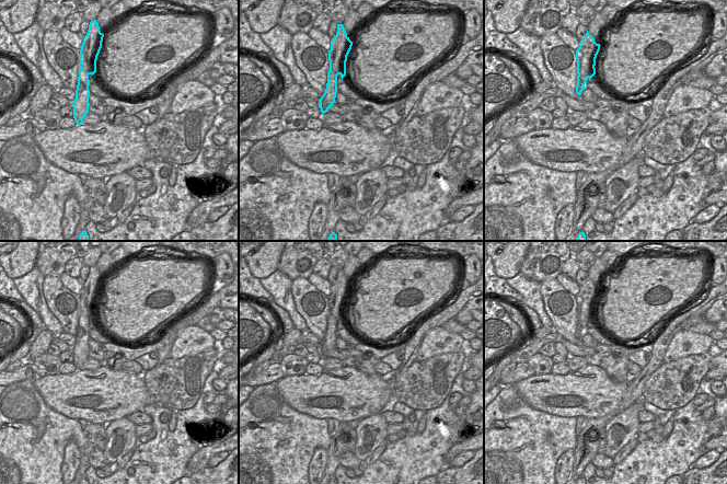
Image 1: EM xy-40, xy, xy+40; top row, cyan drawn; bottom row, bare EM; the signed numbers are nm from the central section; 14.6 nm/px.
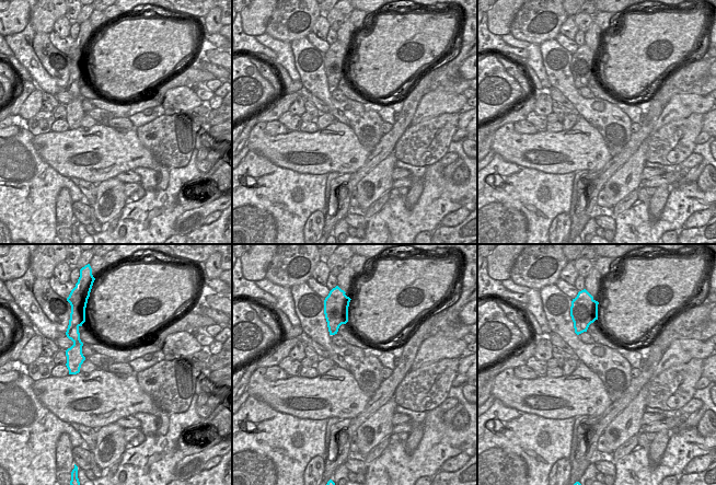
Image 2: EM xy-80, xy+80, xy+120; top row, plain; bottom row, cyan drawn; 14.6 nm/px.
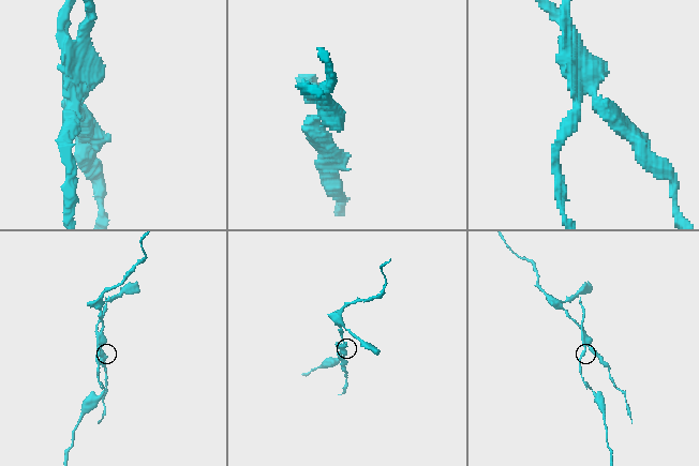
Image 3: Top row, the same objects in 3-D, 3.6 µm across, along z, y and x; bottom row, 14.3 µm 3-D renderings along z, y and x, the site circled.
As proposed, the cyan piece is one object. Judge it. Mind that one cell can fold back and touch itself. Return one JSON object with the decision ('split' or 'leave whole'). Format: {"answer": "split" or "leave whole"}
{"answer": "split"}

